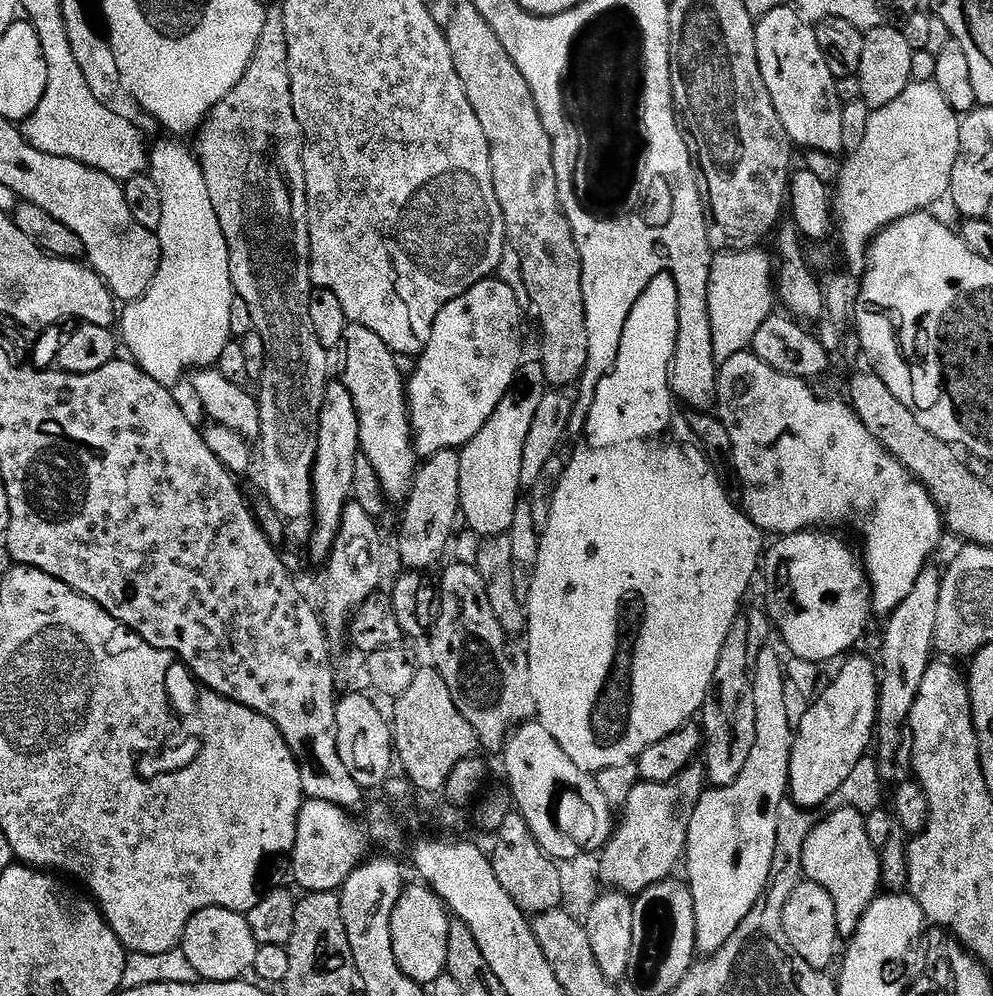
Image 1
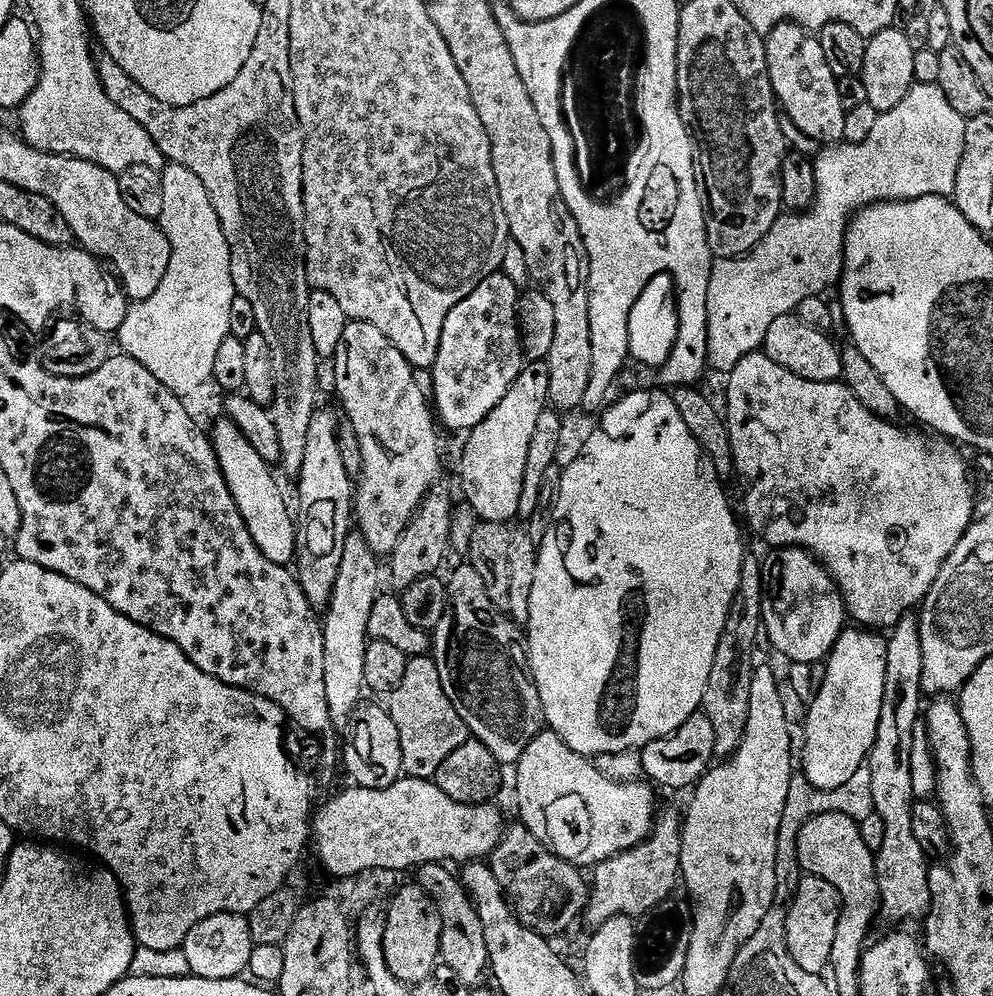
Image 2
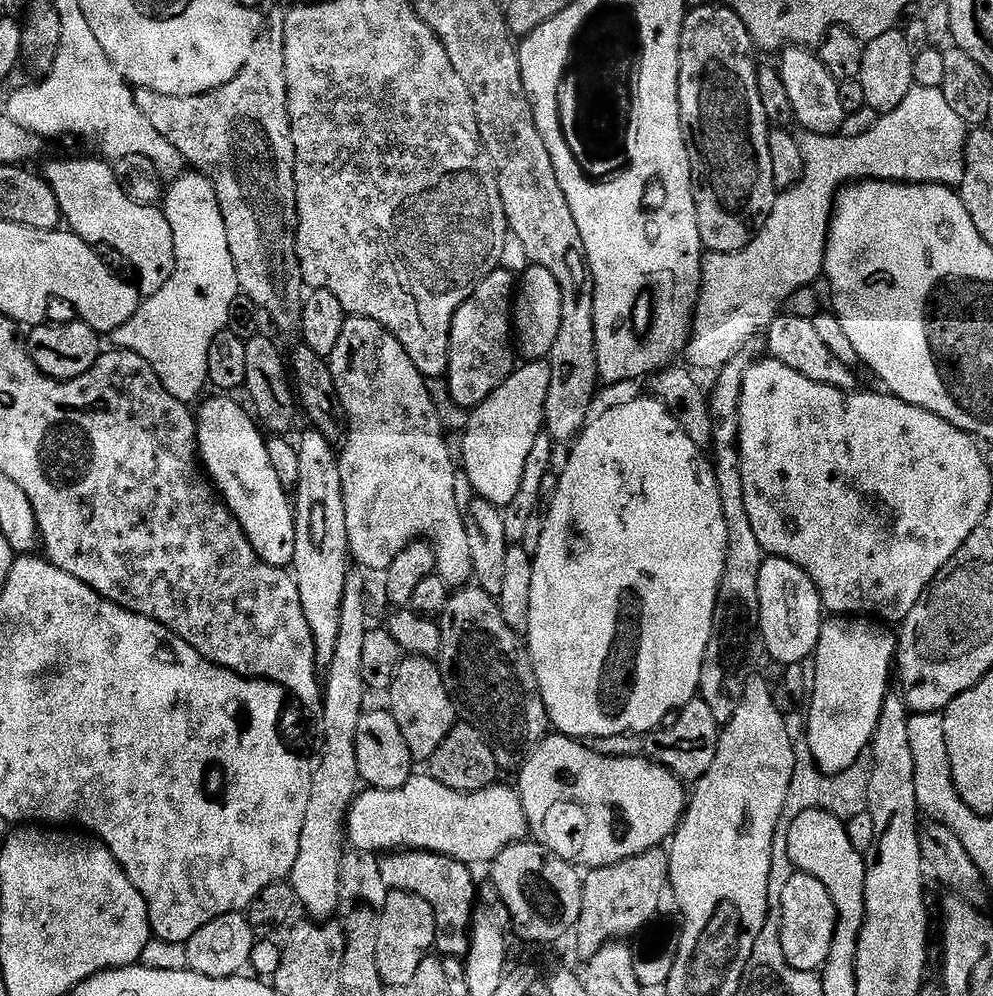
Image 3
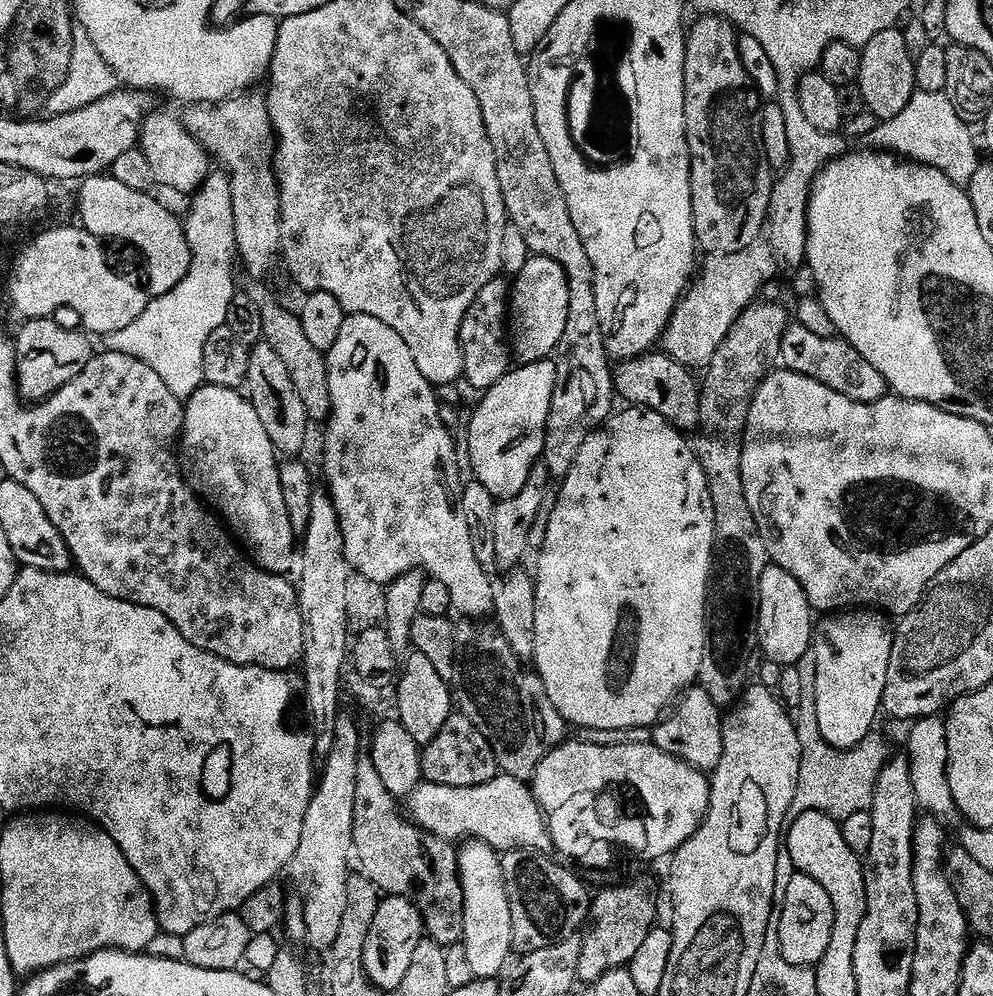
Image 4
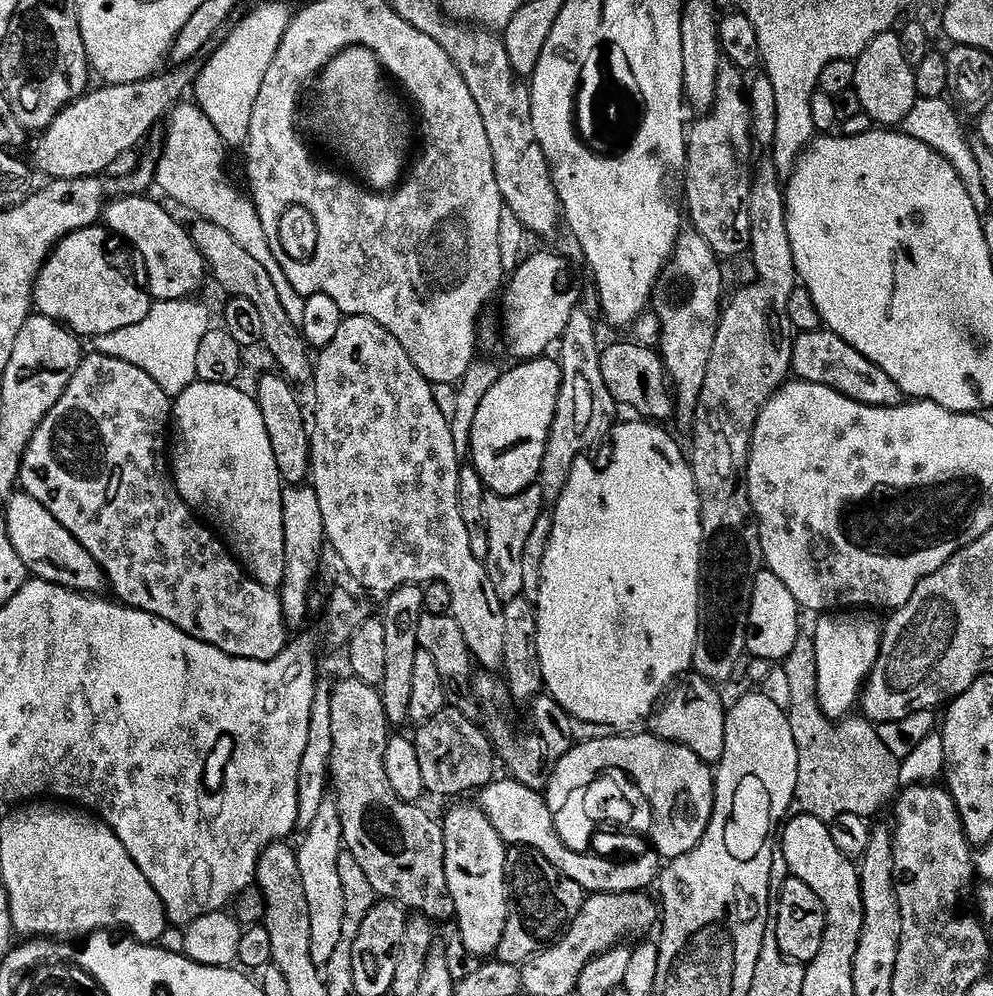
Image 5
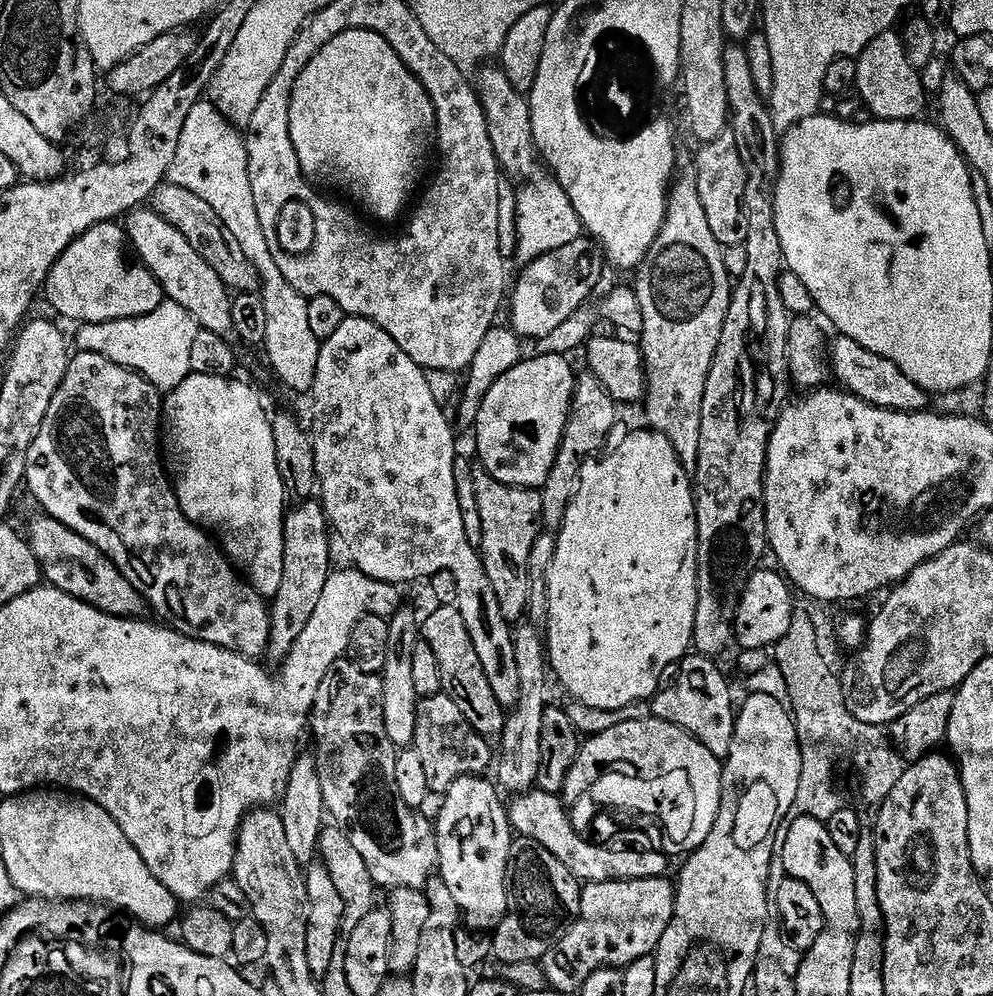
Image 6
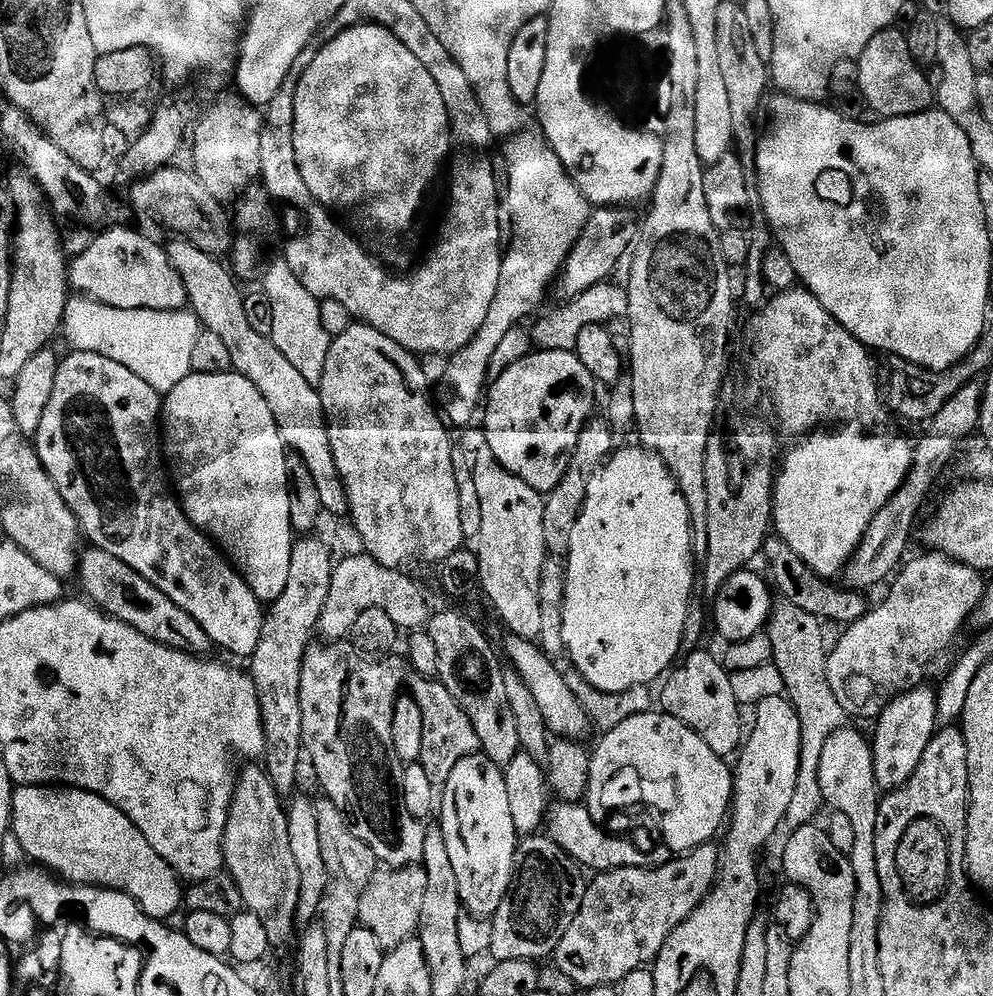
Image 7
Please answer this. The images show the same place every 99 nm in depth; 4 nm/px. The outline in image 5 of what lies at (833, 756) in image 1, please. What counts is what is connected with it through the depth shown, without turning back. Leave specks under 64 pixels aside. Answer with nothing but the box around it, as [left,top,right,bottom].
[814,610,882,718]

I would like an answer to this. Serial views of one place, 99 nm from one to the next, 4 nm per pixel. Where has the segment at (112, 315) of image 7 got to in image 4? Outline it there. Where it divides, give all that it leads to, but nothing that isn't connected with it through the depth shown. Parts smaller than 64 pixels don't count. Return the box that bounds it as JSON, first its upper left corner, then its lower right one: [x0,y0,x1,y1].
[102,190,238,401]

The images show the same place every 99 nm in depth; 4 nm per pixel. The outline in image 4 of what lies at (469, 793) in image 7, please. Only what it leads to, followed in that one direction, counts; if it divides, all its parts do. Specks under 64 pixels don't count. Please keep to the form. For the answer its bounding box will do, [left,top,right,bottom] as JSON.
[458,840,514,979]

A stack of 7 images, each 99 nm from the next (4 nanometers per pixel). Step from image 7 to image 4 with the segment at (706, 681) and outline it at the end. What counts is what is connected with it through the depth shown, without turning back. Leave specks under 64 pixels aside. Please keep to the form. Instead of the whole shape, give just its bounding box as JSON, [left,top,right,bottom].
[651,686,724,774]

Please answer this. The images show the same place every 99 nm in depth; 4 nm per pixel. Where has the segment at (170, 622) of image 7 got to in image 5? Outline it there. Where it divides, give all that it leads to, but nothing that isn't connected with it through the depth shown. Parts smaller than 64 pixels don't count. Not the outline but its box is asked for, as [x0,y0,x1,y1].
[2,490,106,593]

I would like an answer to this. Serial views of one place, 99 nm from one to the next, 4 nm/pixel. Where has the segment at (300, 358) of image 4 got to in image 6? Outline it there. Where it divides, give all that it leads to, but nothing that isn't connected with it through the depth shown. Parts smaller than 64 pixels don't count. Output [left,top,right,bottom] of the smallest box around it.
[150,182,261,293]

